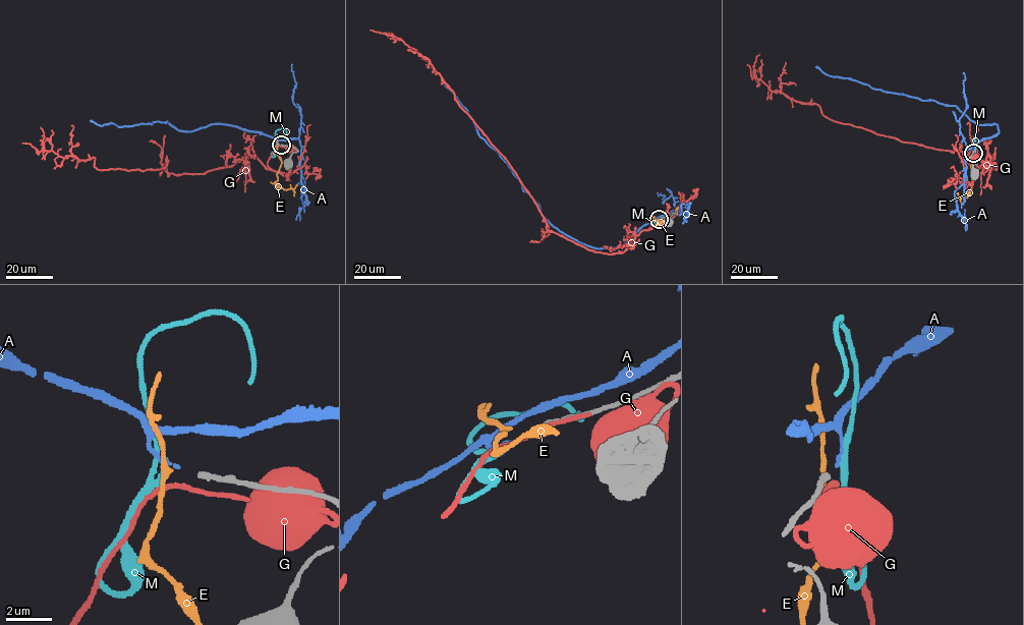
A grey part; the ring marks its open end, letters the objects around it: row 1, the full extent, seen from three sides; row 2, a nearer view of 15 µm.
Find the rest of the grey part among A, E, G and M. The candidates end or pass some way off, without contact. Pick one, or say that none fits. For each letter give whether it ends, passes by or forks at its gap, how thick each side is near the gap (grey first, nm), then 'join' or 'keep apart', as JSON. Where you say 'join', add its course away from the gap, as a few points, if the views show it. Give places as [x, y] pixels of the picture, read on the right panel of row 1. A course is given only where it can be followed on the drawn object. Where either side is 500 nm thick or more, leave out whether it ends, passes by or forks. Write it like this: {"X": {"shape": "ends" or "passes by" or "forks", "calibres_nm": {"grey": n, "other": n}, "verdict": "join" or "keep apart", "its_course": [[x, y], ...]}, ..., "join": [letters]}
{"A": {"shape": "ends", "calibres_nm": {"grey": 240, "other": 150}, "verdict": "join", "its_course": [[974, 152], [980, 140], [994, 136], [996, 124], [975, 123], [954, 105], [871, 89], [829, 75], [815, 66]]}, "E": {"shape": "passes by", "calibres_nm": {"grey": 240, "other": 190}, "verdict": "keep apart"}, "G": {"shape": "passes by", "calibres_nm": {"grey": 240, "other": 180}, "verdict": "keep apart"}, "M": {"shape": "passes by", "calibres_nm": {"grey": 240, "other": 200}, "verdict": "keep apart"}, "join": ["A"]}

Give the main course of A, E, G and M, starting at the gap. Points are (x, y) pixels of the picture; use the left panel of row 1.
A: (279, 144), (265, 134), (221, 123), (184, 131), (167, 121), (119, 127), (113, 123), (100, 125), (90, 120)
E: (278, 145), (276, 154), (281, 165), (275, 183), (286, 189), (297, 184)
G: (280, 146), (268, 169), (252, 155), (175, 174), (166, 165), (101, 170), (94, 158), (63, 158), (22, 143)
M: (278, 144), (276, 131), (284, 128), (286, 135)

